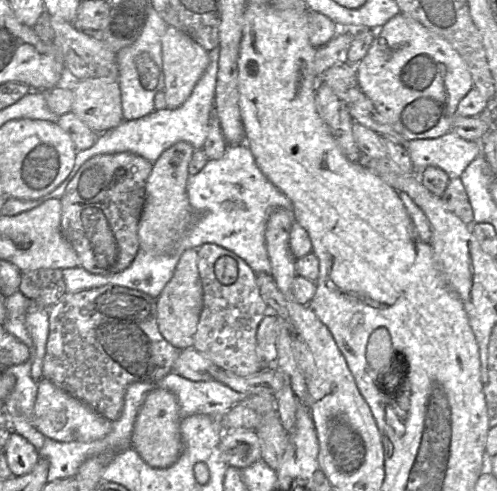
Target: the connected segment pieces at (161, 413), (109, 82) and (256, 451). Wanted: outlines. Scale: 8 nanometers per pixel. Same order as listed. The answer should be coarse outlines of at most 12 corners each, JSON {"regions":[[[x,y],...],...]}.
{"regions":[[[155,388],[138,411],[131,446],[151,467],[183,450],[176,396]],[[117,79],[76,81],[72,110],[101,134],[124,121]],[[252,429],[224,430],[220,450],[228,466],[261,459]]]}

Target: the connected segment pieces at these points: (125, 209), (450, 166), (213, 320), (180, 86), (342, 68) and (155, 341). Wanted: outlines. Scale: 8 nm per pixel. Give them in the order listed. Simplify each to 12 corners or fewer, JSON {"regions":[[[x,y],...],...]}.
{"regions":[[[131,152],[85,161],[60,229],[88,272],[133,262],[152,166]],[[449,131],[406,141],[416,178],[429,166],[460,178],[481,143]],[[216,244],[196,251],[193,348],[243,377],[262,369],[269,312],[256,273]],[[168,26],[162,39],[168,109],[180,107],[205,72],[208,52]],[[330,67],[323,82],[346,104],[366,97],[357,67]],[[124,286],[48,308],[42,378],[117,420],[182,350]]]}

